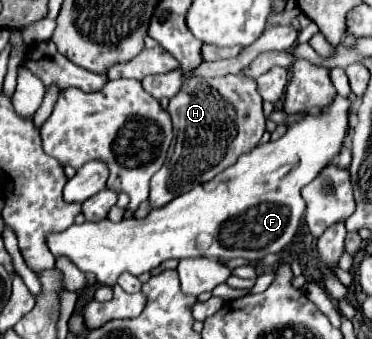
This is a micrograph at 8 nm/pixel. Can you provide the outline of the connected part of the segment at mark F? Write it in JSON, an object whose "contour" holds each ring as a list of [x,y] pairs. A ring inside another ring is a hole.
{"contour":[[[339,94],[334,102],[322,108],[318,114],[310,114],[304,120],[288,126],[288,132],[280,140],[270,140],[266,144],[258,144],[252,152],[242,154],[236,166],[226,168],[208,184],[200,184],[190,192],[174,198],[164,208],[152,208],[146,218],[124,218],[120,222],[110,222],[107,218],[100,222],[84,222],[73,224],[64,232],[52,232],[46,236],[46,244],[50,252],[58,256],[66,256],[76,264],[78,270],[86,274],[94,274],[96,284],[114,286],[122,272],[130,272],[140,276],[142,272],[150,272],[158,264],[168,258],[190,258],[190,256],[206,256],[206,258],[248,258],[258,260],[266,254],[278,254],[286,248],[304,216],[304,200],[300,190],[310,184],[320,168],[326,162],[334,160],[342,148],[348,128],[348,108],[350,102]]]}

